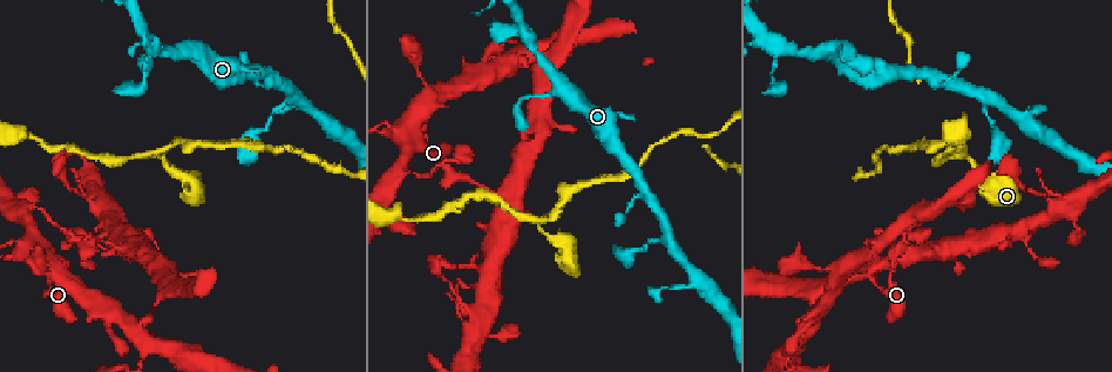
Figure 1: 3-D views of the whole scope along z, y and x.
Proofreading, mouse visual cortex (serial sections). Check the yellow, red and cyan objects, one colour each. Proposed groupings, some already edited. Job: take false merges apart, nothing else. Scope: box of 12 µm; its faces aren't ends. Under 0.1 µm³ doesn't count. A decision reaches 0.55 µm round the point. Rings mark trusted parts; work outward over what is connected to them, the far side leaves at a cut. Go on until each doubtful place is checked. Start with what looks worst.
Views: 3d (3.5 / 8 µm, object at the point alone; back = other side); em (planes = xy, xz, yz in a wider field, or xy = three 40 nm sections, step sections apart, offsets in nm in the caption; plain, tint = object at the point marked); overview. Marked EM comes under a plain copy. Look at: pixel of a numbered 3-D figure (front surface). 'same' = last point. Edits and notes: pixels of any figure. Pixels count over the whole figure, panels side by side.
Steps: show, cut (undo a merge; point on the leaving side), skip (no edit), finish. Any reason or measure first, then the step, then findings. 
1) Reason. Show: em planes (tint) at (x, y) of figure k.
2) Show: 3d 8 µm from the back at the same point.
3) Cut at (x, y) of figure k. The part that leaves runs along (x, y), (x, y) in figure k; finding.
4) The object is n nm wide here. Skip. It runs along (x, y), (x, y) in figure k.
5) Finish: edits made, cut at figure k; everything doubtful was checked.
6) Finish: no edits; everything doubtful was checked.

Thin arm on a thick one. Show: 3d 8 µm at (140, 329) of figure 1.

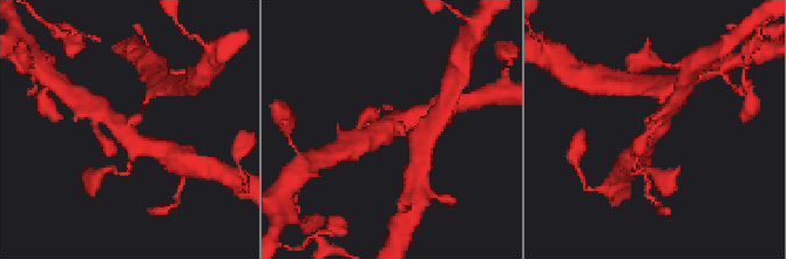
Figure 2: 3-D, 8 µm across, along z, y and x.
Zoom in. Show: 3d 3.5 µm at (394, 125) of figure 2.

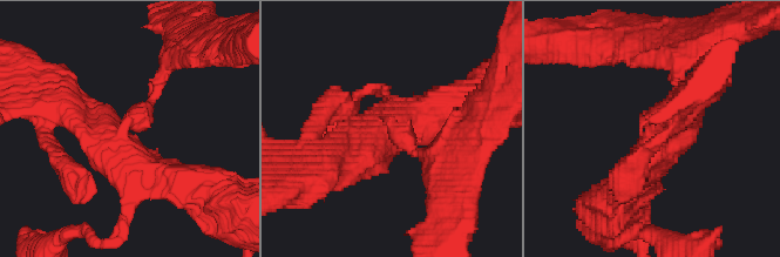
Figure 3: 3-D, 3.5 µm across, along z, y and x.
Need the tissue. Show: em xy step 5 (tint) at (391, 131) of figure 3.

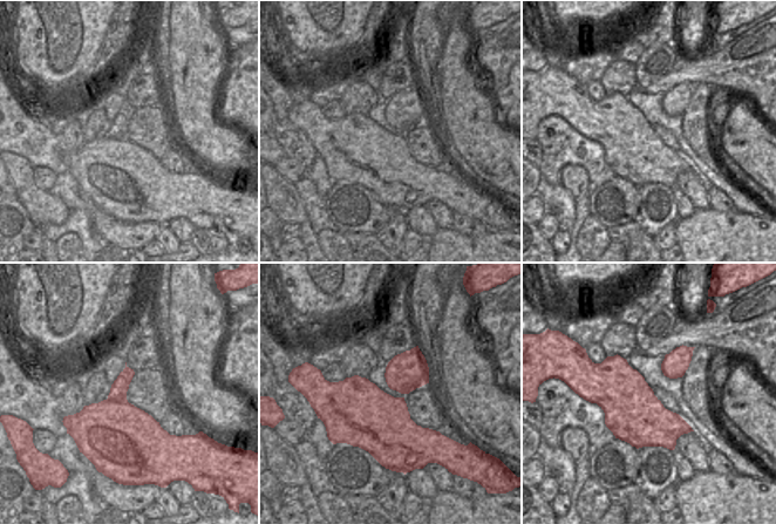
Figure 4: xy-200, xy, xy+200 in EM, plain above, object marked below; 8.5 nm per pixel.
Skip. It runs along (70, 101), (124, 144), (156, 83) in figure 3; one cell here.

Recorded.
Thin neck. Show: 3d 3.5 µm at (68, 229) of figure 1.

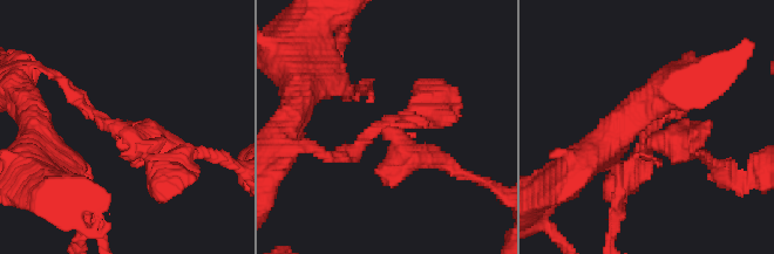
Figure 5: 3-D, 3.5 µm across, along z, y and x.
Skip. It runs along (67, 86), (164, 167), (164, 179) in figure 5; one cell here.

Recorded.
Side arm on a straight run. Show: 3d 3.5 µm at (538, 227) of figure 1.

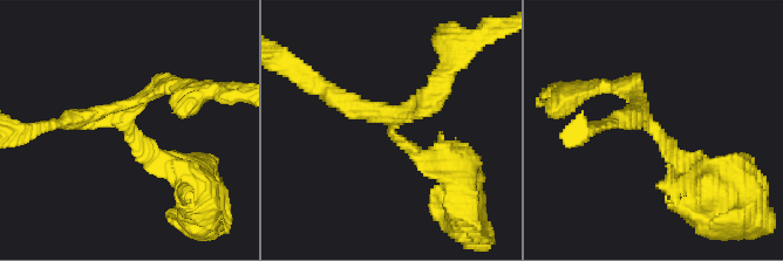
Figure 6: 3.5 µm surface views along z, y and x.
3 arms meet here; the arms are 200, 200, 250 nm wide; need the tissue. Show: em xy step 5 (tint) at (393, 131) of figure 6.

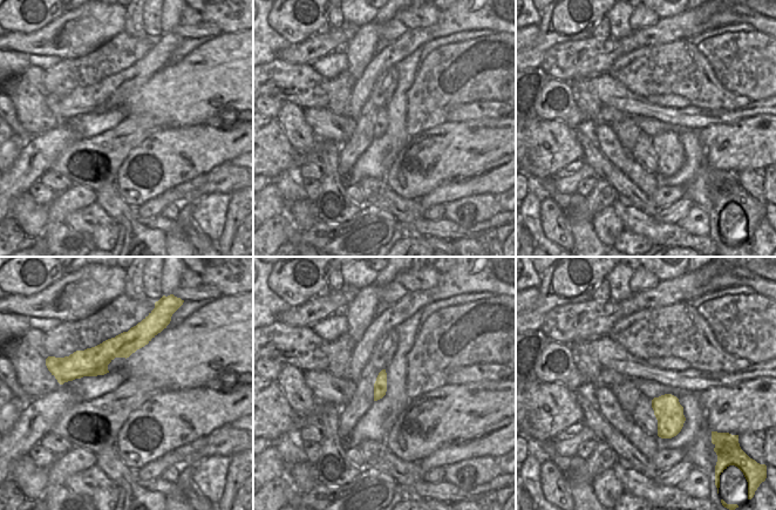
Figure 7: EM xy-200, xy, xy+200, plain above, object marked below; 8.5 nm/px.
Skip. It runs along (446, 157), (420, 157), (362, 105), (326, 94) in figure 6; one cell here.

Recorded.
Finish: no edits; everything doubtful was checked.

